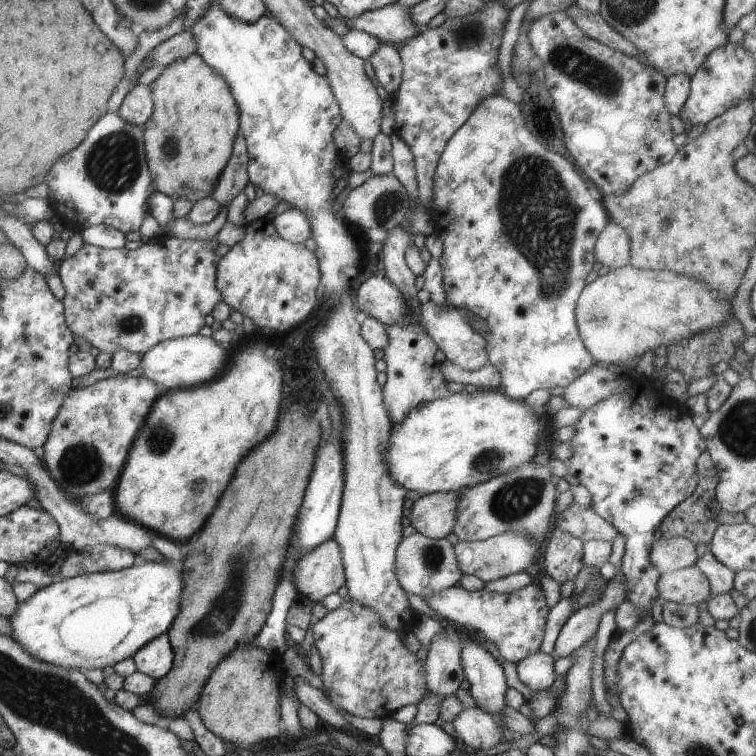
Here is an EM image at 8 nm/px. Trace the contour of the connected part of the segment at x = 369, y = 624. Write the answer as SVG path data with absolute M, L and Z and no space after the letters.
M349 596L342 598L340 606L328 611L320 620L314 620L309 629L313 648L317 648L322 665L320 679L323 685L323 694L329 701L344 712L359 716L359 718L384 719L399 708L417 704L425 696L425 661L421 662L413 652L398 638L393 630L385 630L369 608L353 602Z

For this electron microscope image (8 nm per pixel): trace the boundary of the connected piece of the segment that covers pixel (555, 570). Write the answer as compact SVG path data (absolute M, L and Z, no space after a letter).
M555 527L551 530L545 550L543 550L544 574L559 585L567 580L573 580L582 567L581 555L580 540Z

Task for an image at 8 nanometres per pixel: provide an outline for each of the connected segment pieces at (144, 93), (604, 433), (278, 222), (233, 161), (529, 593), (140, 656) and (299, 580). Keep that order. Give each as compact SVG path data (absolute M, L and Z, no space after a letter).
M135 84L125 94L116 113L123 122L141 127L151 116L152 104L149 84Z
M633 375L630 376L629 384L623 390L613 392L611 396L588 406L581 414L581 418L572 424L575 434L568 441L571 446L571 456L564 460L565 468L569 476L573 476L588 490L593 512L623 536L625 547L620 570L625 579L625 600L639 606L639 610L643 612L641 622L635 628L631 628L629 632L617 630L605 649L603 688L610 694L617 694L615 668L621 652L629 642L637 640L643 632L647 632L655 624L651 617L651 606L659 600L656 584L660 574L649 562L649 550L654 540L653 532L657 530L659 522L665 518L667 512L687 498L697 484L696 460L706 448L705 440L701 438L699 429L693 425L691 417L684 404L670 402L651 382L642 376Z
M289 208L271 217L277 234L290 243L303 243L311 237L309 218L299 208Z
M238 133L233 140L231 156L210 194L211 198L219 202L219 207L225 206L227 202L233 203L242 196L243 188L248 183L247 163L245 142Z
M535 584L519 588L511 594L487 592L485 589L469 592L460 586L451 586L423 598L423 601L444 622L449 620L475 634L482 634L489 642L493 642L503 659L513 663L539 650L550 609L545 605L541 587L537 588Z
M166 632L155 636L147 644L141 646L131 656L136 670L155 680L163 678L173 662L173 650L169 644Z
M334 538L318 544L295 562L293 584L298 596L309 598L312 604L343 586L341 550Z

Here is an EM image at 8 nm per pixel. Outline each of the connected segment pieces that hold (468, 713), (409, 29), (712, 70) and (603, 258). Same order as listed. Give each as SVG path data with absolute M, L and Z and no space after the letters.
M464 708L451 722L457 741L473 752L487 750L503 741L499 722L480 708Z
M391 3L344 21L351 31L367 32L383 43L405 44L409 38L421 34L409 16L409 8Z
M725 42L723 46L713 48L711 52L707 52L705 60L701 62L701 66L690 77L689 94L681 107L680 117L689 120L691 125L697 123L705 125L712 118L723 114L725 110L737 106L741 100L745 100L745 98L751 99L753 94L751 88L753 86L755 86L755 60L753 60L753 56L743 48L742 42L739 44Z
M607 223L599 234L593 248L593 258L601 266L615 270L625 266L630 257L630 240L625 230L615 223Z

